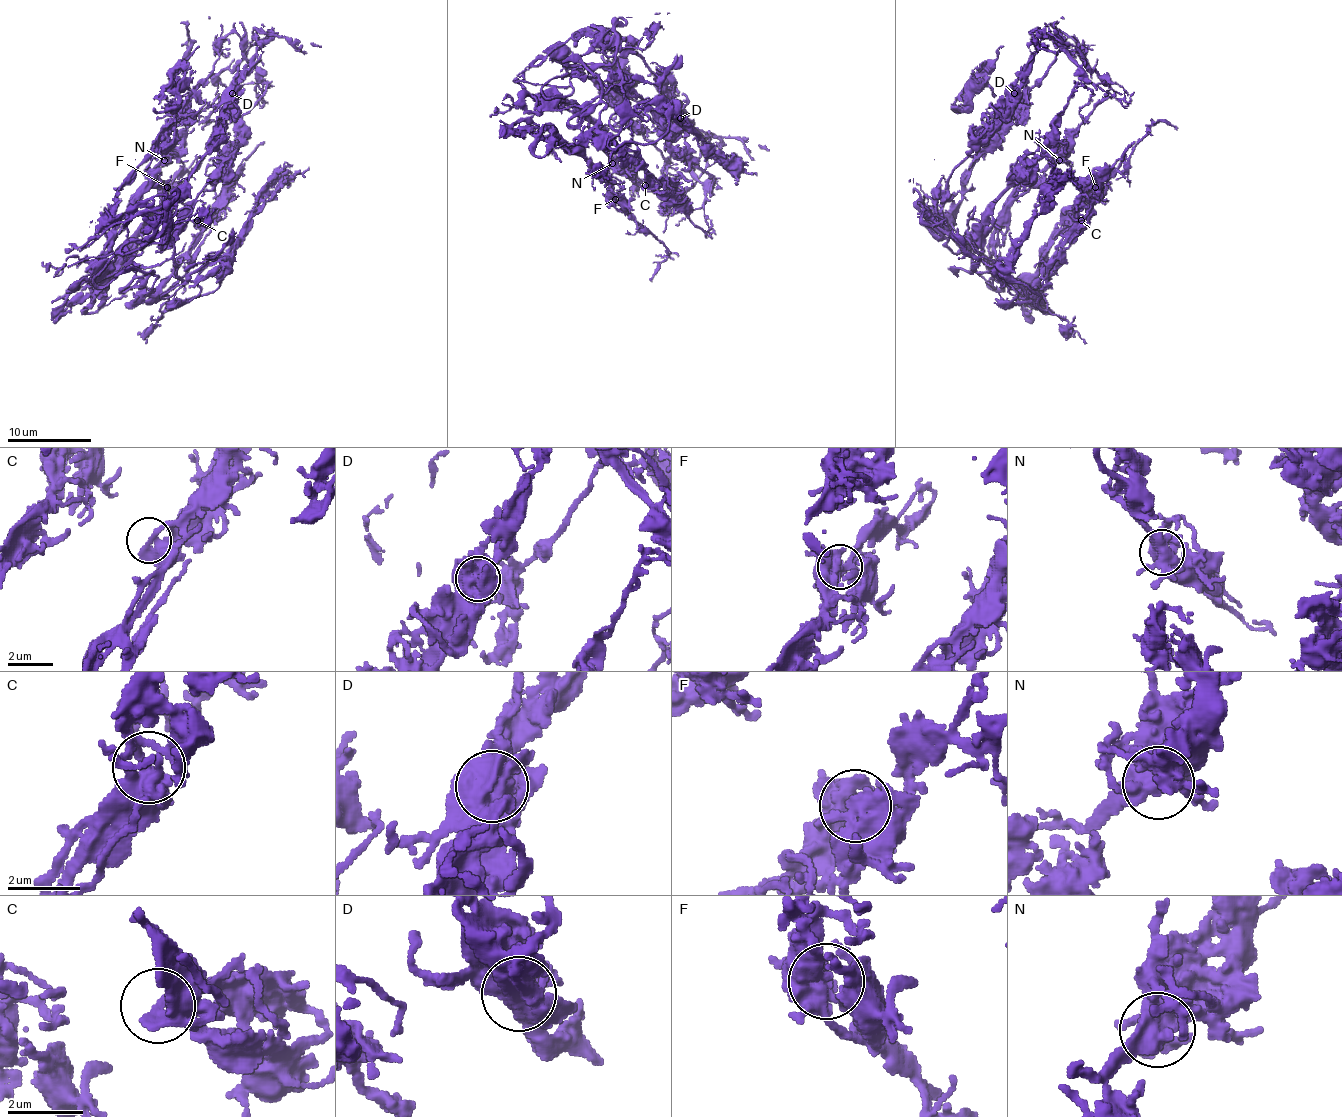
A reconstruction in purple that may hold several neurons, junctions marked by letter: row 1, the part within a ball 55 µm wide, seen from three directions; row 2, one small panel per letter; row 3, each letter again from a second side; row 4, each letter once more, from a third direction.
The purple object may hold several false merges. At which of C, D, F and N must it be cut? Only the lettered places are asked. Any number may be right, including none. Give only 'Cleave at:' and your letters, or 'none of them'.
Cleave at: none of them

